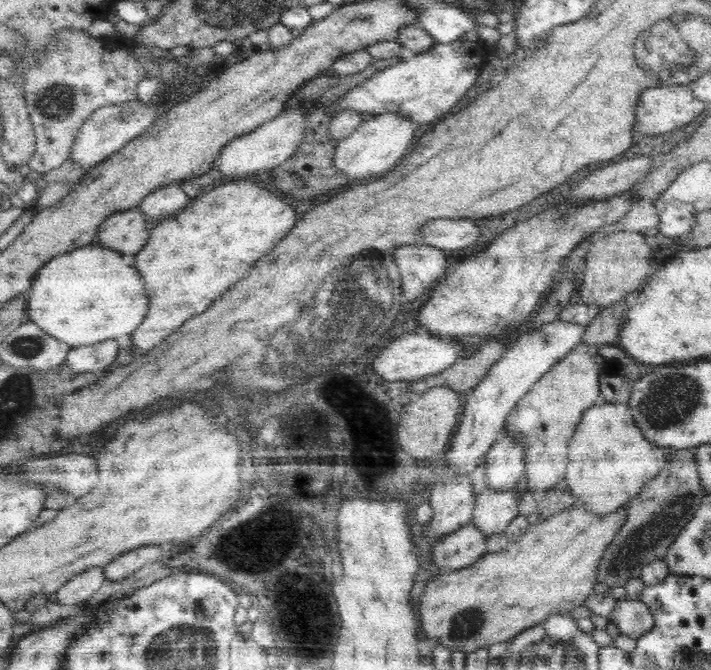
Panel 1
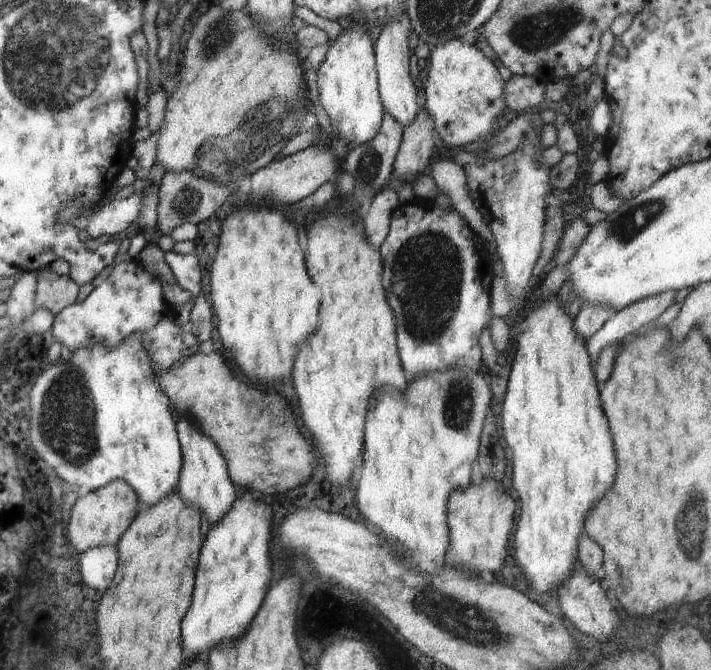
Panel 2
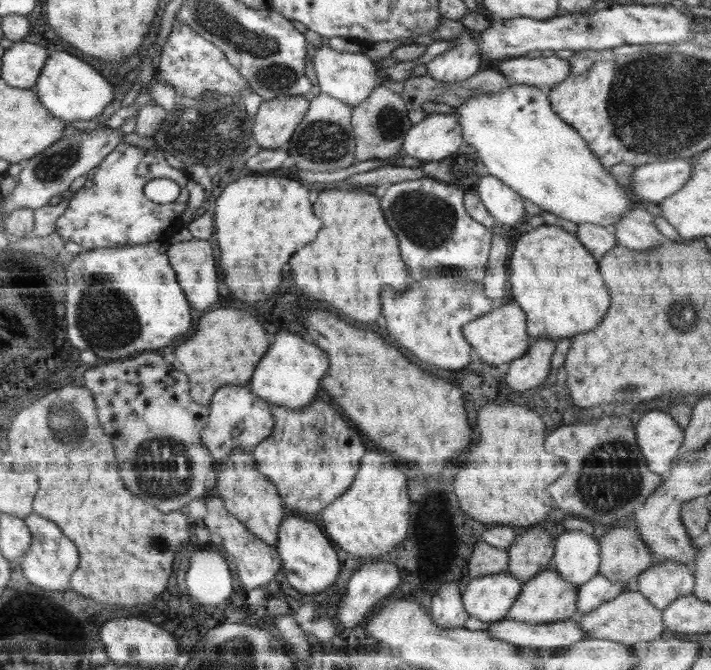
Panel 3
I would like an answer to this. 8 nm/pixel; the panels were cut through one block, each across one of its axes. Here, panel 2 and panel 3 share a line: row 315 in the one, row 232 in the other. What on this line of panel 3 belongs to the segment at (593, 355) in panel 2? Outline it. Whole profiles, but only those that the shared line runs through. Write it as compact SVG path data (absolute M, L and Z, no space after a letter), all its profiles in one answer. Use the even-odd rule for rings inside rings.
M641 205L626 212L626 216L618 224L614 224L611 232L616 235L620 246L630 250L650 250L668 241L658 231L654 216Z

